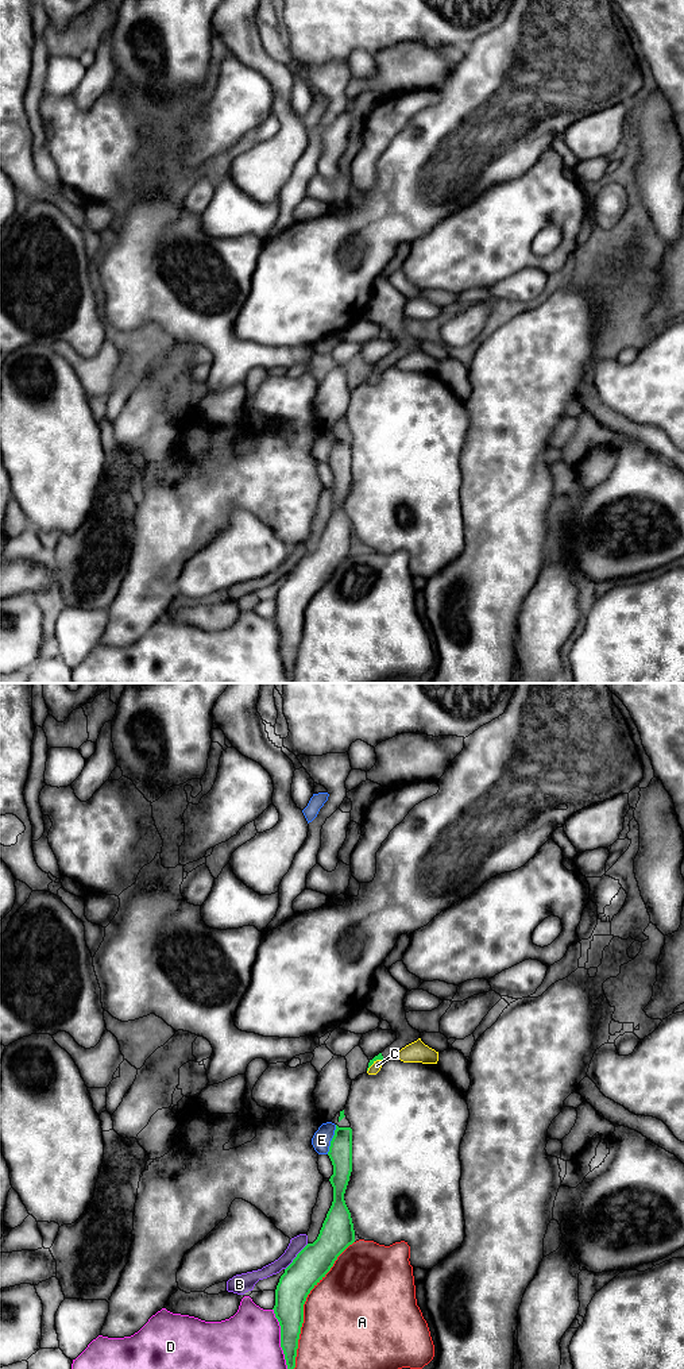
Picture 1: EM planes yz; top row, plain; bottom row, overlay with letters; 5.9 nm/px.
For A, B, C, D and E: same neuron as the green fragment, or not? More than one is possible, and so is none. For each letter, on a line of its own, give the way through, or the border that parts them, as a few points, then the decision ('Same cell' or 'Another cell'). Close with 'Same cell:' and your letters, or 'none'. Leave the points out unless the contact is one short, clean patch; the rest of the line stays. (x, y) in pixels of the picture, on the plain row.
A: Another cell
B: Another cell
C: Boundary: yz (382, 367), (378, 367), (367, 380). Another cell
D: Another cell
E: Another cell
Same cell: none

